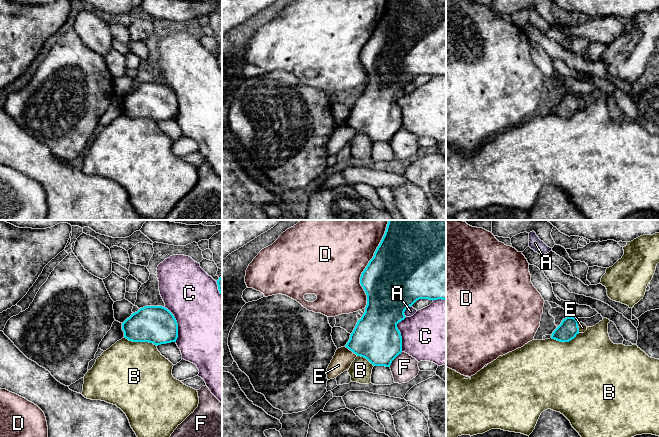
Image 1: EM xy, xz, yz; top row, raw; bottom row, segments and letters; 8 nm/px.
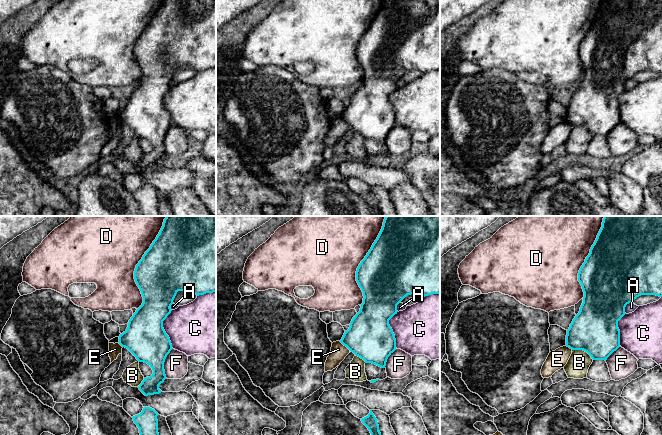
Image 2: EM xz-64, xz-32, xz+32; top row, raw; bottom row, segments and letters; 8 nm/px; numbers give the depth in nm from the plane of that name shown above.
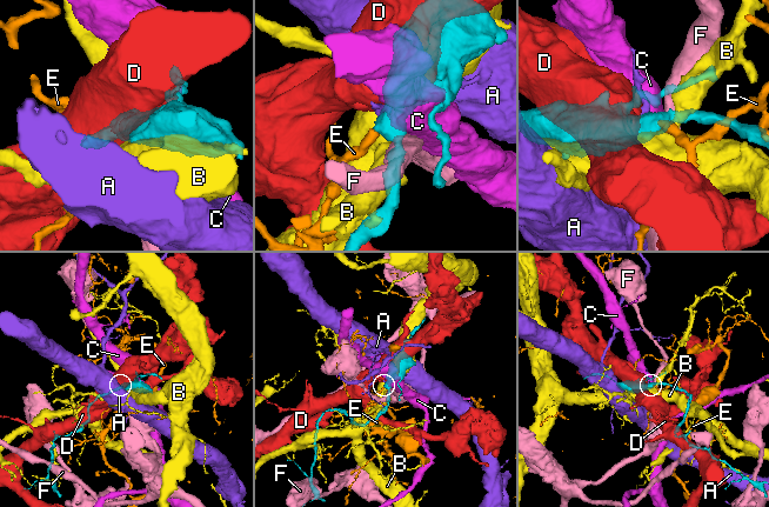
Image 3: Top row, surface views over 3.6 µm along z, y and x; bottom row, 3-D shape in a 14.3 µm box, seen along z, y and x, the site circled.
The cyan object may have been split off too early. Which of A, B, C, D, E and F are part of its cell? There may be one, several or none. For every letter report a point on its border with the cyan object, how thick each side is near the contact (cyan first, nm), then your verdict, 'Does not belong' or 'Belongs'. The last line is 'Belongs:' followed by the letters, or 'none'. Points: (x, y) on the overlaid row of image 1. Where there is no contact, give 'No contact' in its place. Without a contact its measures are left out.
A: Touches cyan at xz (404, 311). Thickness 460 nm (cyan) against 80 nm. Does not belong
B: Touches cyan at xy (140, 341). Thickness 300 nm (cyan) against 480 nm. Does not belong
C: Touches cyan at xz (400, 333). Thickness 380 nm (cyan) against 420 nm. Does not belong
D: Touches cyan at xz (368, 264). Thickness 500 nm (cyan) against 480 nm. Does not belong
E: Touches cyan at xz (351, 350). Thickness 380 nm (cyan) against 160 nm. Does not belong
F: Touches cyan at xz (394, 358). Thickness 380 nm (cyan) against 220 nm. Does not belong
Belongs: none

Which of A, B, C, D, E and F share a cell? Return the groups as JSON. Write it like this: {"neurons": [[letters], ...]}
{"neurons": [["A"], ["B"], ["C"], ["D"], ["E"], ["F"]]}

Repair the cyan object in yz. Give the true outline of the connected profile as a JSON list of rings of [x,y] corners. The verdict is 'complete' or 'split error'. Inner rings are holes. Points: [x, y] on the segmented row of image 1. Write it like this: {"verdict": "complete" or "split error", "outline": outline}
{"verdict": "complete", "outline": [[[566,317],[553,331],[551,338],[560,342],[569,342],[579,334],[578,321],[574,317]]]}

